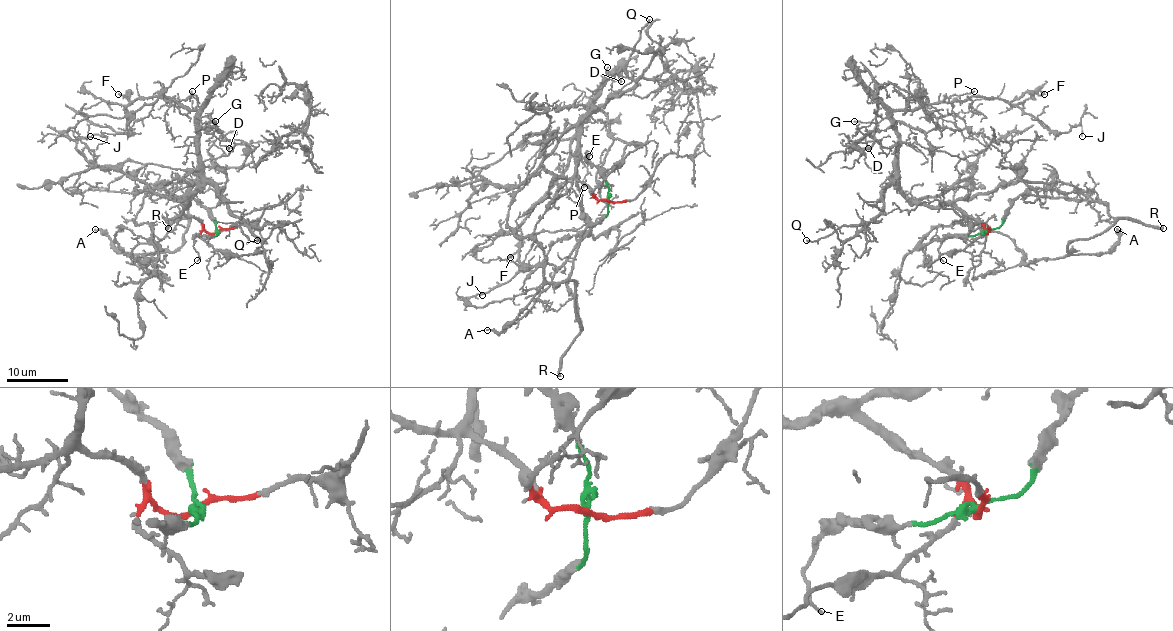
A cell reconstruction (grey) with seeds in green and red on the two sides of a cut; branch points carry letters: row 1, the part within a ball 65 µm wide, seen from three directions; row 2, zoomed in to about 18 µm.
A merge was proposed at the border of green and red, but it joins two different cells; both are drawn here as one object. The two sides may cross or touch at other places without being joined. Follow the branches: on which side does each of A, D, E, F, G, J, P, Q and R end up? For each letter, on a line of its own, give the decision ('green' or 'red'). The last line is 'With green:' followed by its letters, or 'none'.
A: green
D: red
E: green
F: red
G: red
J: red
P: red
Q: red
R: green
With green: A, E, R

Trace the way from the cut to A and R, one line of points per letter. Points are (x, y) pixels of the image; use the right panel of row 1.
A: (988, 232), (1020, 195), (1101, 201), (1112, 224), (1069, 244), (1073, 255), (1103, 255), (1119, 238), (1116, 228)
R: (988, 232), (997, 228), (1020, 195), (1101, 201), (1113, 218), (1133, 218), (1146, 225), (1162, 228)

